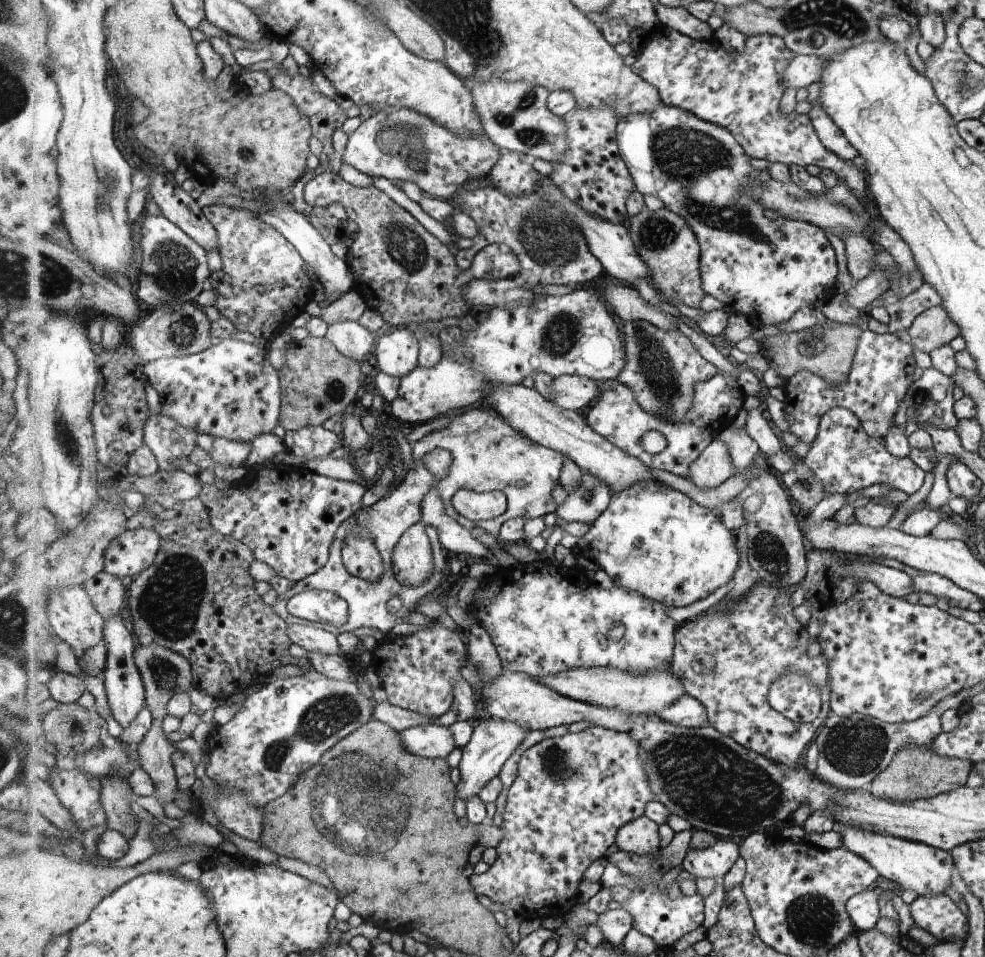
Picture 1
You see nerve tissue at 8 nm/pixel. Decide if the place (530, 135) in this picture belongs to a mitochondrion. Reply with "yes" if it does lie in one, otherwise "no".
yes

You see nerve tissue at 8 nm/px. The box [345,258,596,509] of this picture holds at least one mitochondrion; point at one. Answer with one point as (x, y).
(560, 335)

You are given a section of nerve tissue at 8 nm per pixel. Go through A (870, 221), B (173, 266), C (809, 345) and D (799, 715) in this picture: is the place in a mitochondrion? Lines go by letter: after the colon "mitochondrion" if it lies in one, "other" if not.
A: other
B: mitochondrion
C: mitochondrion
D: other

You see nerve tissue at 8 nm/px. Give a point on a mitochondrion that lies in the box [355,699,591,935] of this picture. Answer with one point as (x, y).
(555, 765)

